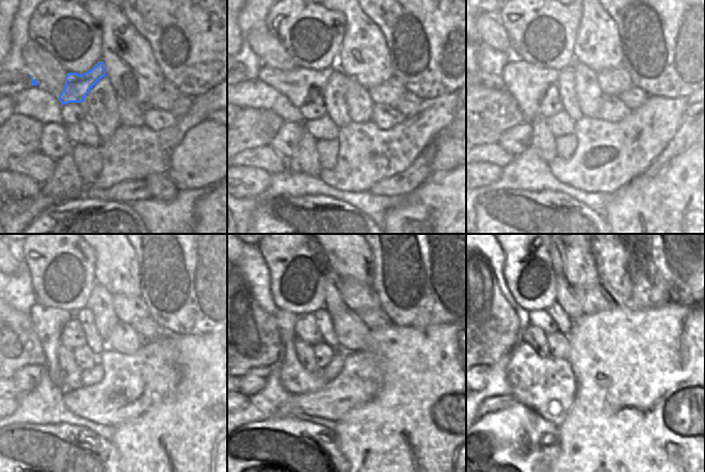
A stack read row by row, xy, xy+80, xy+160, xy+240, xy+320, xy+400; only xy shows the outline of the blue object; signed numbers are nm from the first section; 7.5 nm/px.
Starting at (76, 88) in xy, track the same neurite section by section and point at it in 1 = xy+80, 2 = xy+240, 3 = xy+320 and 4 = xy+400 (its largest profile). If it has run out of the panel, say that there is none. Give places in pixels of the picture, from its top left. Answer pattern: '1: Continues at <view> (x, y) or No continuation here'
1: Continues at xy+80 (295, 84)
2: Continues at xy+240 (48, 321)
3: Continues at xy+320 (295, 379)
4: Continues at xy+400 (545, 384)

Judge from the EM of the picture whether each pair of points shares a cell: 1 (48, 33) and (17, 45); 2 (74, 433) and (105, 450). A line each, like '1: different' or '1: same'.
1: different
2: same

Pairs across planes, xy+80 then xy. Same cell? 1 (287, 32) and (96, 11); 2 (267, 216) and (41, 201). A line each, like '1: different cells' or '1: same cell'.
1: different cells
2: different cells

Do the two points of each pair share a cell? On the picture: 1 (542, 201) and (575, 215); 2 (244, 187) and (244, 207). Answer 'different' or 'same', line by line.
1: same
2: different

